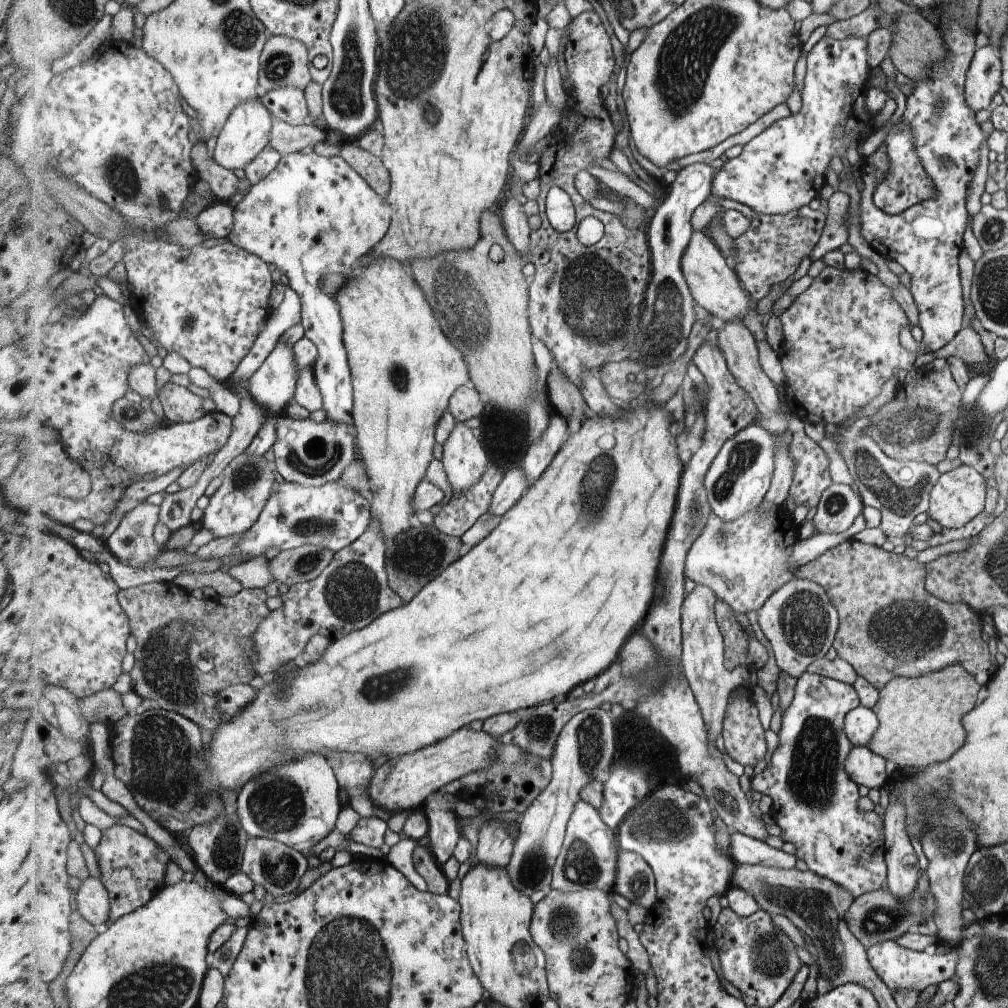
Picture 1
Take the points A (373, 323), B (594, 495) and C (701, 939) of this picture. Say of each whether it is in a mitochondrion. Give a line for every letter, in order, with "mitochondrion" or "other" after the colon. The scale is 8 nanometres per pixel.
A: other
B: mitochondrion
C: other

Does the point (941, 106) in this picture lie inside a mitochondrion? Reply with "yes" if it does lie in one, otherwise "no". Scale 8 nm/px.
yes

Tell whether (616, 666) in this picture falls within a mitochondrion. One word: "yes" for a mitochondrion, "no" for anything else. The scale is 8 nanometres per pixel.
no

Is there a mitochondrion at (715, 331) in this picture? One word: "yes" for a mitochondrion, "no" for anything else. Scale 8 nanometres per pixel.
no

